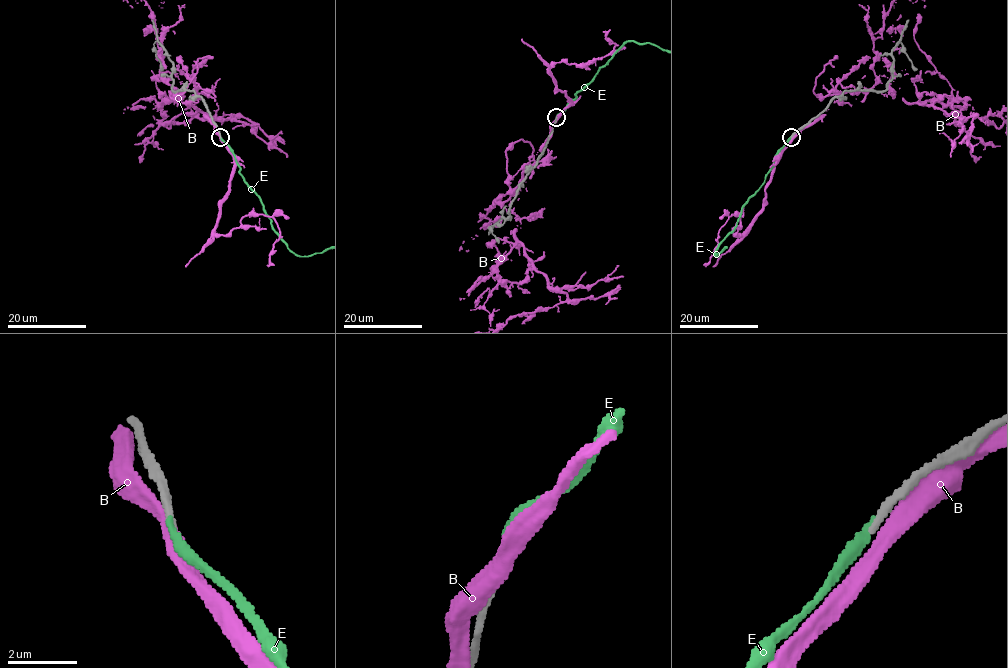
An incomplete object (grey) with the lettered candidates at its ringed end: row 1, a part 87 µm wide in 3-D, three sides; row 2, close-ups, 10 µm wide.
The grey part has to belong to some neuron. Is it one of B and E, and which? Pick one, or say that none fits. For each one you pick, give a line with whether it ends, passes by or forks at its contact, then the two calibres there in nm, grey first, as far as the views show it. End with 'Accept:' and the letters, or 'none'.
E: it ends; calibres 240 and 260 nm
Accept: E

